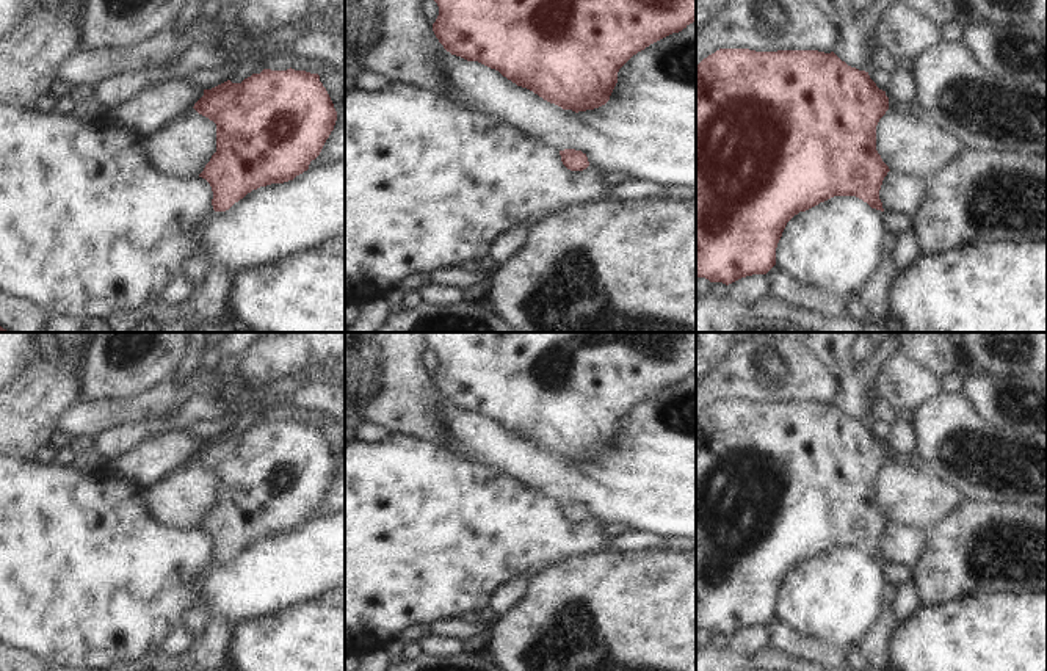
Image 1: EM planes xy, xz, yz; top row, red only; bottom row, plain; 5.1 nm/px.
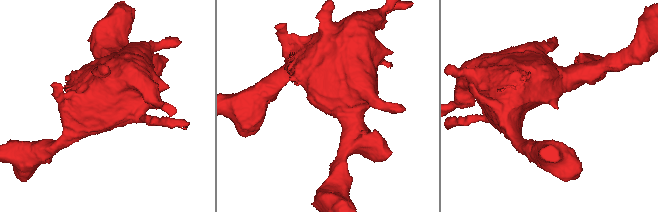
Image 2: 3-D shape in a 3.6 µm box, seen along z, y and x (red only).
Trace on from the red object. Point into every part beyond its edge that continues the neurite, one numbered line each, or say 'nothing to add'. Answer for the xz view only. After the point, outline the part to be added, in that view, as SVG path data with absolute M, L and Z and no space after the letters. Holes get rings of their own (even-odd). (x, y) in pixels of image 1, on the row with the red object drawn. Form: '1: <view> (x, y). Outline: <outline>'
nothing to add

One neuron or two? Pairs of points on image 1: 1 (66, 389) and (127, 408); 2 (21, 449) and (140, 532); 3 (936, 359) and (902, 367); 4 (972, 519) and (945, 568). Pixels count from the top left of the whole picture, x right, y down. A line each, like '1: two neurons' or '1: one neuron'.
1: two neurons
2: two neurons
3: two neurons
4: one neuron

